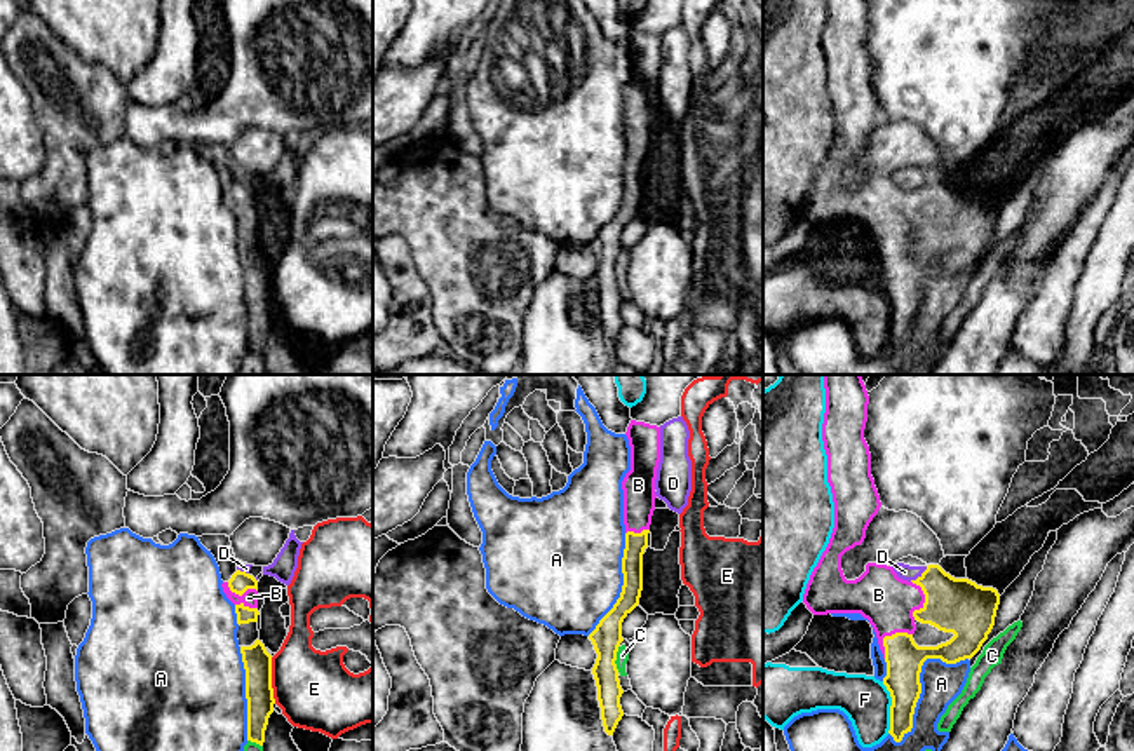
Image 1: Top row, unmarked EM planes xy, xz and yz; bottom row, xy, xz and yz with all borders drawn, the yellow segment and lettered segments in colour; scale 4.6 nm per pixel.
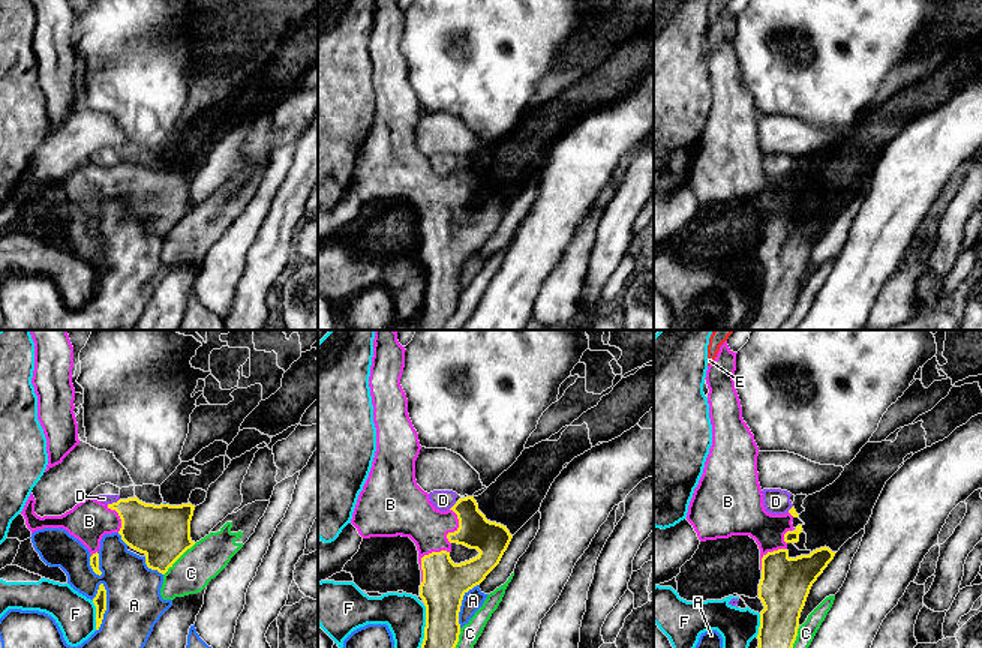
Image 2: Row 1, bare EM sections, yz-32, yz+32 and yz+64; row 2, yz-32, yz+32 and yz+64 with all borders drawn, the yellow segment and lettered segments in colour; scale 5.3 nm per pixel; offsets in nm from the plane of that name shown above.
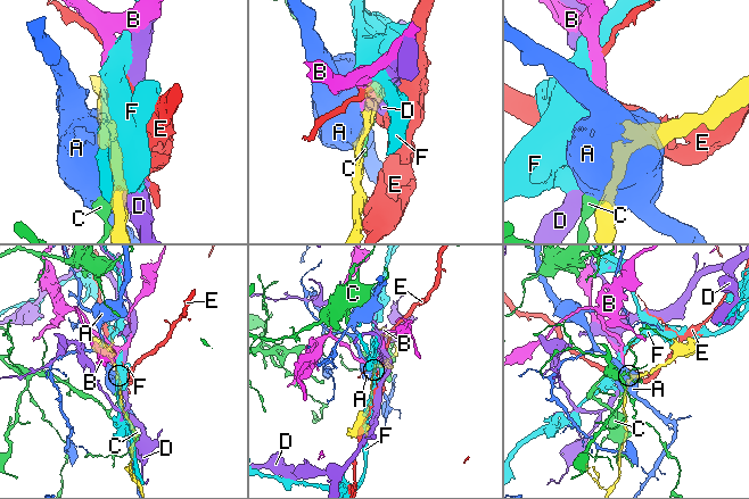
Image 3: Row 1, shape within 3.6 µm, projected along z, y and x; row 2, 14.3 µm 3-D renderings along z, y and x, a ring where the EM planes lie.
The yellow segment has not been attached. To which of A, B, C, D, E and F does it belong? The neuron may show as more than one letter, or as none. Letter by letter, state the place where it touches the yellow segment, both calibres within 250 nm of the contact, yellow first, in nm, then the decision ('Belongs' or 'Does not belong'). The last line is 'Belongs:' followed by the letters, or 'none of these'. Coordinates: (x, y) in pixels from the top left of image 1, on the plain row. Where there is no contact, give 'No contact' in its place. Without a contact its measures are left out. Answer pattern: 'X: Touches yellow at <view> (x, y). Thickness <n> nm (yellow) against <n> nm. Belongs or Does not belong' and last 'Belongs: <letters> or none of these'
A: Touches yellow at yz (918, 291). Thickness 170 nm (yellow) against 190 nm. Does not belong
B: Touches yellow at yz (887, 246). Thickness 170 nm (yellow) against 240 nm. Belongs
C: Touches yellow at xz (615, 269). Thickness 140 nm (yellow) against 60 nm. Does not belong
D: Touches yellow at yz (918, 187). Thickness 260 nm (yellow) against 70 nm. Does not belong
E: Touches yellow at xy (270, 290). Thickness 130 nm (yellow) against 360 nm. Does not belong
F: Touches yellow at yz (890, 317). Thickness 170 nm (yellow) against 220 nm. Does not belong
Belongs: B

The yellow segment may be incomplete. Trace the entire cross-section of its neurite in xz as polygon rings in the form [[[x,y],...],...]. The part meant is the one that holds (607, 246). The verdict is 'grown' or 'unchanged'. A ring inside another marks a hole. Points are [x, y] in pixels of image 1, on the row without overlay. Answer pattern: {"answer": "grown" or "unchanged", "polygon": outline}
{"answer": "grown", "polygon": [[[631,30],[625,42],[631,56],[631,80],[622,91],[625,159],[622,167],[624,195],[613,218],[589,244],[597,263],[592,284],[604,342],[613,345],[624,326],[620,307],[624,303],[617,279],[617,261],[624,228],[639,214],[643,200],[643,164],[655,120],[655,89],[660,71],[660,37]]]}

